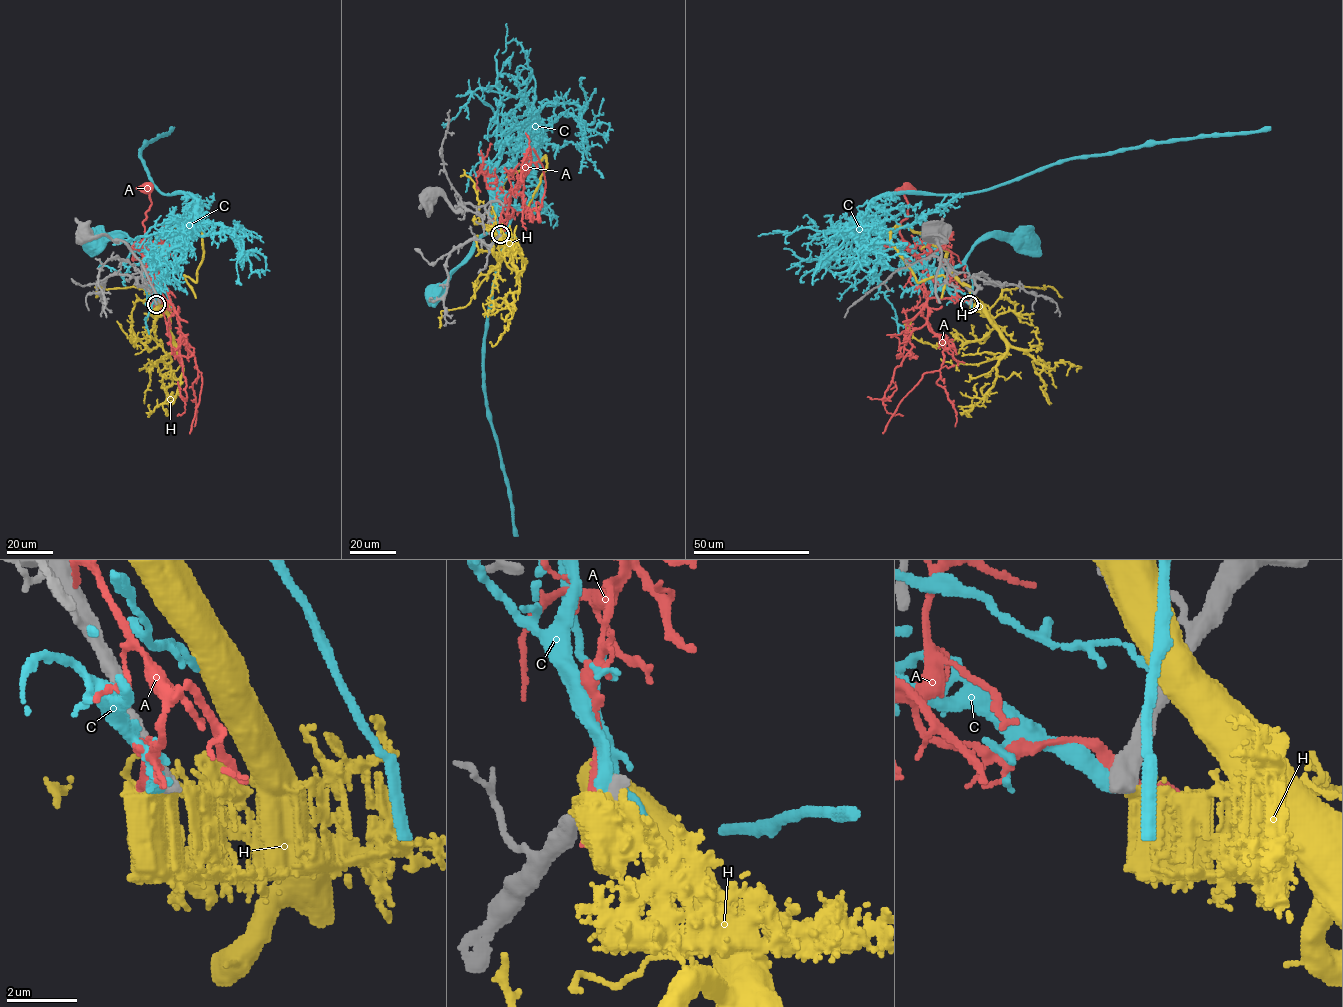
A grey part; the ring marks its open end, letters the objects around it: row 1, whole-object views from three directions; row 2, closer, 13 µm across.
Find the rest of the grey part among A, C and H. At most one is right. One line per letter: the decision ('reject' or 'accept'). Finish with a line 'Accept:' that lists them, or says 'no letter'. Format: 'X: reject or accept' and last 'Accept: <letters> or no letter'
A: reject
C: reject
H: reject
Accept: no letter

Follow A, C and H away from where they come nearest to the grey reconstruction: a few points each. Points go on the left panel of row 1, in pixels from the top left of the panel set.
A: (155, 302), (157, 298), (163, 297), (147, 267), (141, 244), (144, 233), (143, 223), (151, 203), (147, 188)
C: (156, 304), (150, 264), (129, 238), (109, 237), (91, 247), (89, 244)
H: (156, 304), (162, 297), (144, 255), (168, 227), (201, 230), (197, 281), (185, 275), (196, 298)

